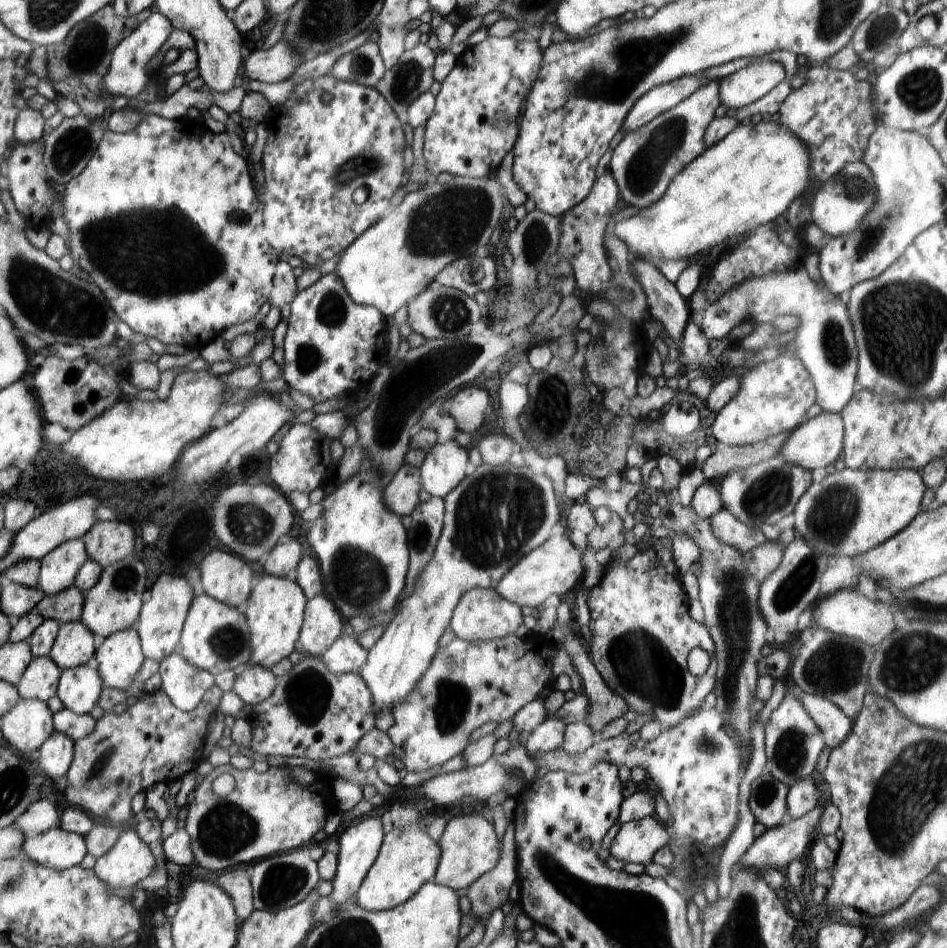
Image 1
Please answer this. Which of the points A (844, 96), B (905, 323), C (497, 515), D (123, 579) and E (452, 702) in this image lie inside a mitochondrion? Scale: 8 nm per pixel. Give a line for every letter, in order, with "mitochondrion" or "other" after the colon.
A: other
B: mitochondrion
C: mitochondrion
D: mitochondrion
E: mitochondrion

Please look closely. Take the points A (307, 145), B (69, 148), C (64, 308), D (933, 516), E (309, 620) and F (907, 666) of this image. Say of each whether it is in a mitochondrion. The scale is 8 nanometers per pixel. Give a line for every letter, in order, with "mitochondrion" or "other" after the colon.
A: other
B: mitochondrion
C: mitochondrion
D: other
E: other
F: mitochondrion

